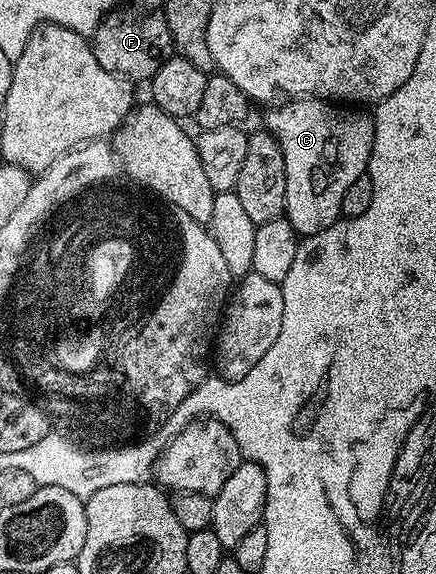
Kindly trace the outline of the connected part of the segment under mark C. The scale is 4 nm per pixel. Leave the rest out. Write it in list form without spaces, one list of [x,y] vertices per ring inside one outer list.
[[[320,97],[289,99],[270,109],[273,110],[266,115],[263,125],[276,137],[283,151],[287,175],[284,216],[293,224],[293,230],[299,235],[312,235],[323,231],[341,217],[341,204],[347,187],[351,187],[351,183],[355,183],[355,179],[359,179],[368,170],[369,156],[373,150],[372,116],[368,112],[342,107]]]

